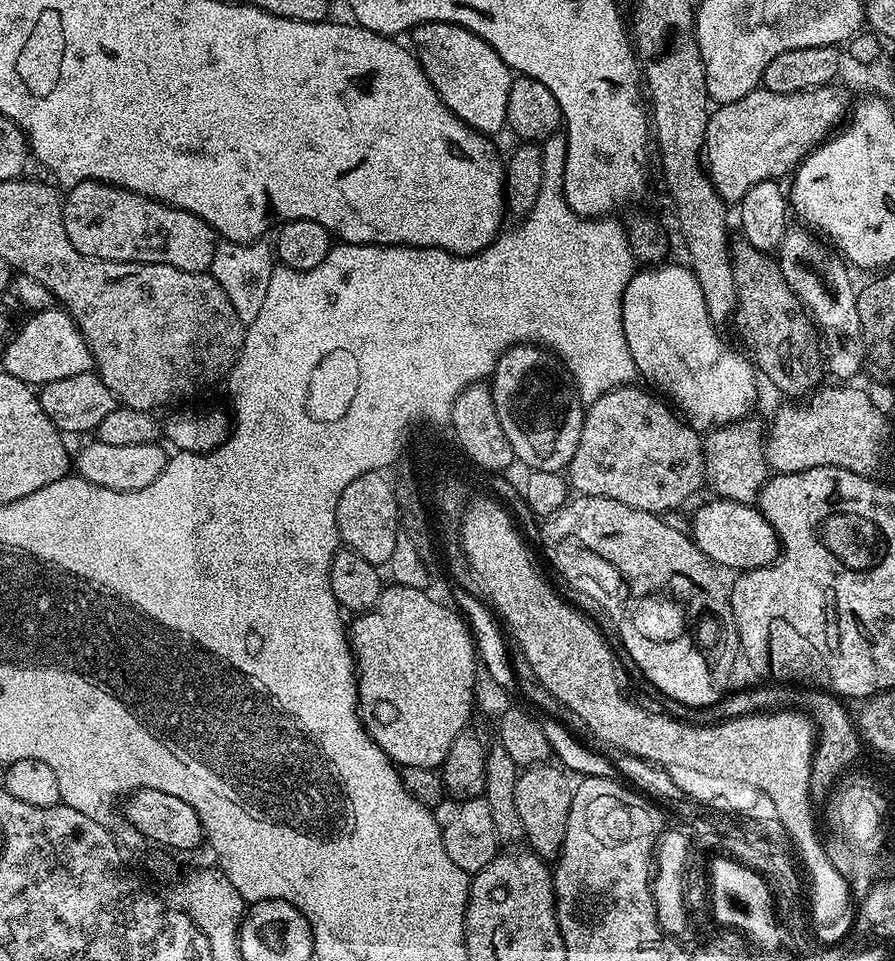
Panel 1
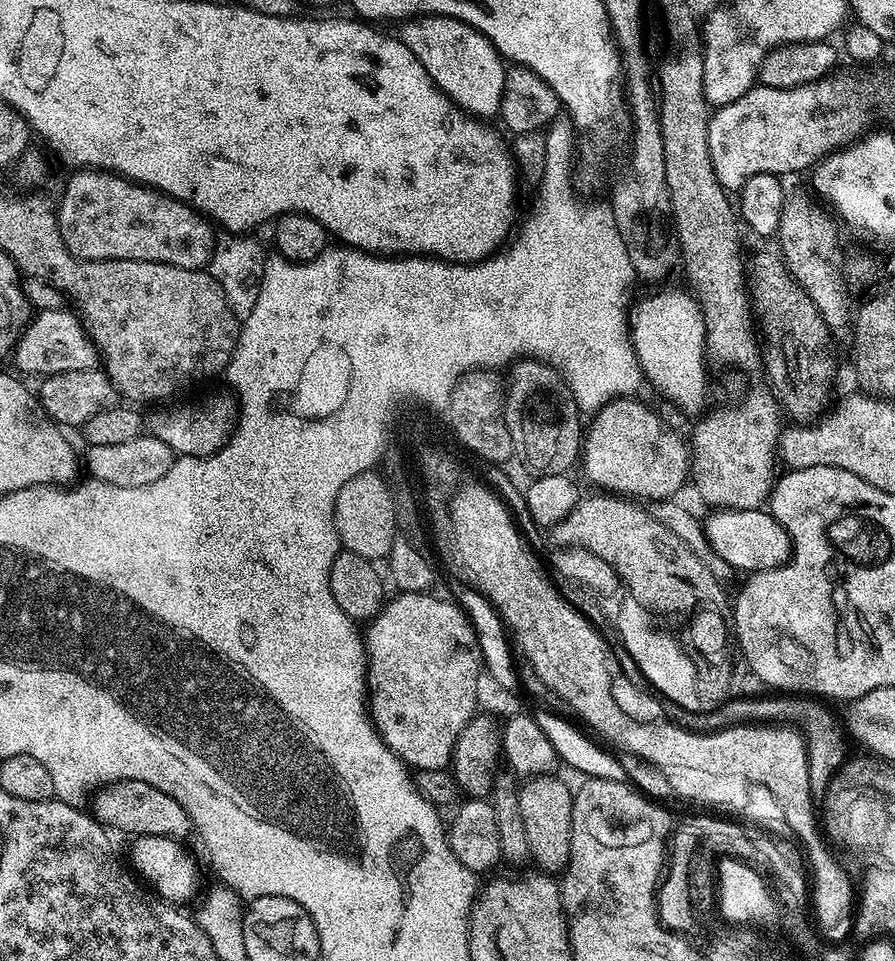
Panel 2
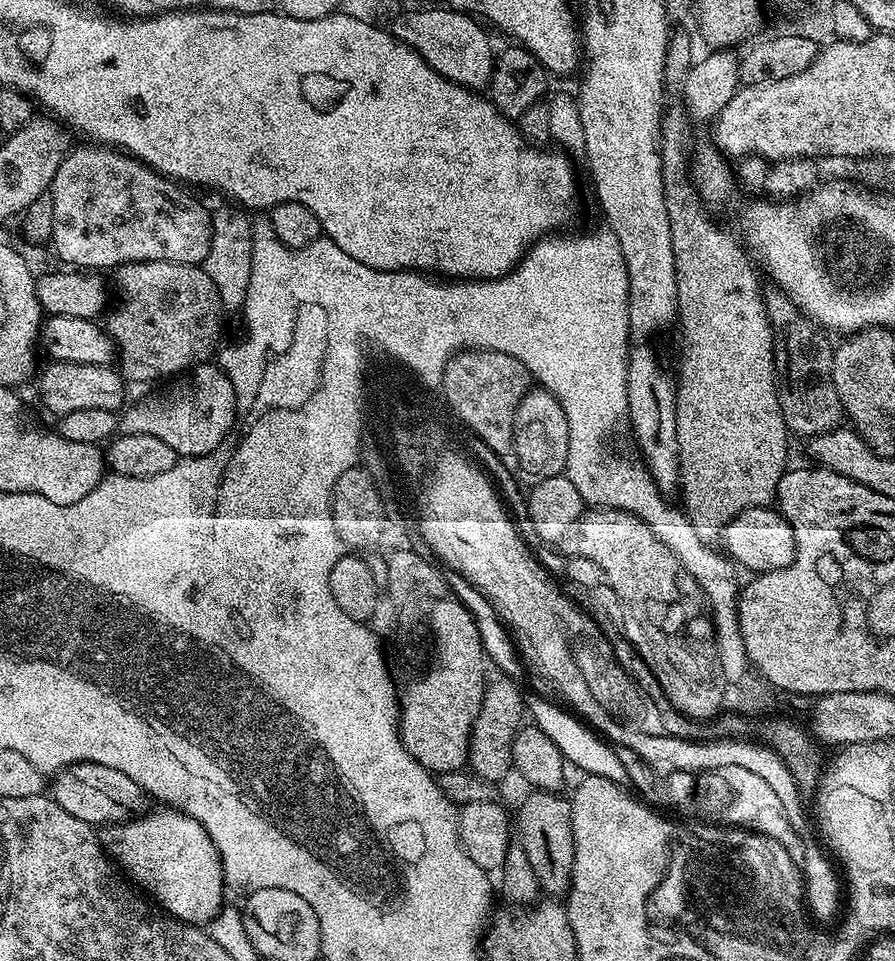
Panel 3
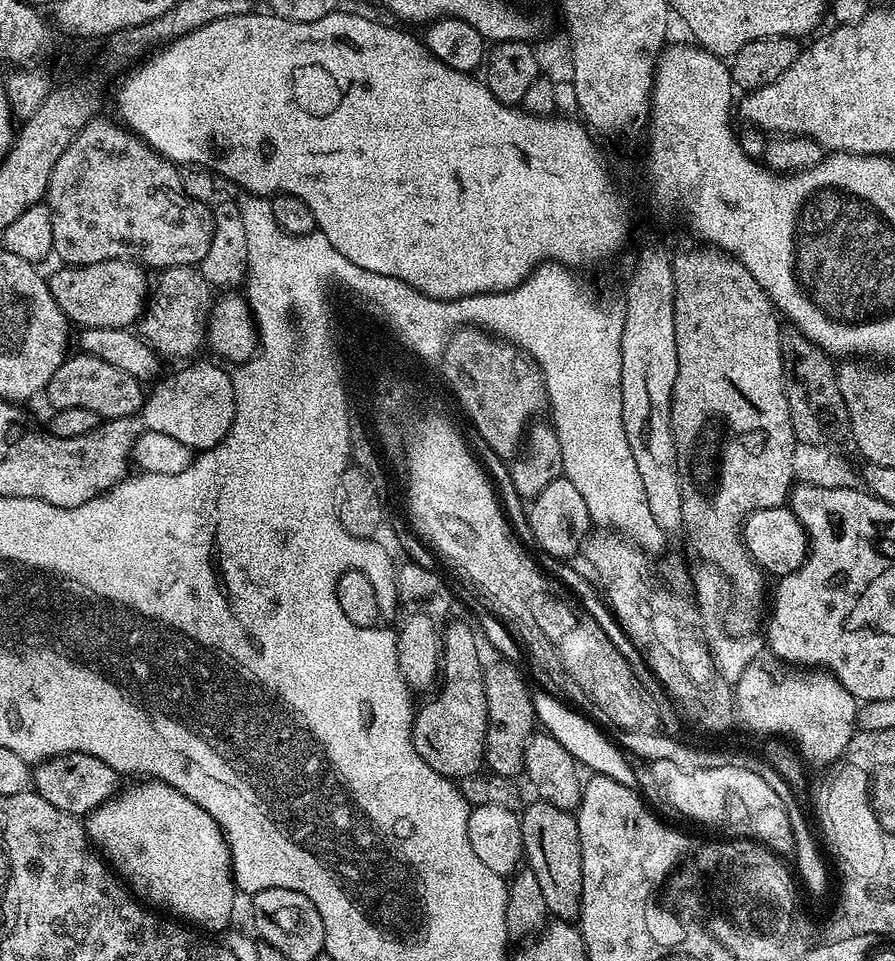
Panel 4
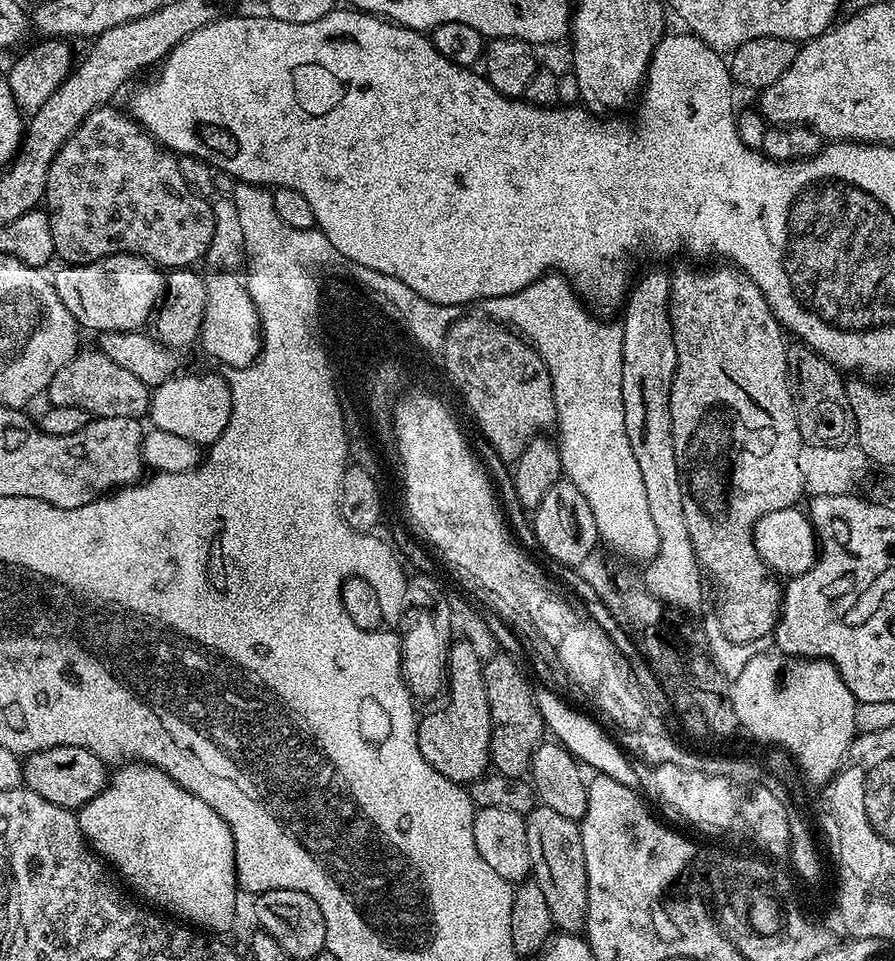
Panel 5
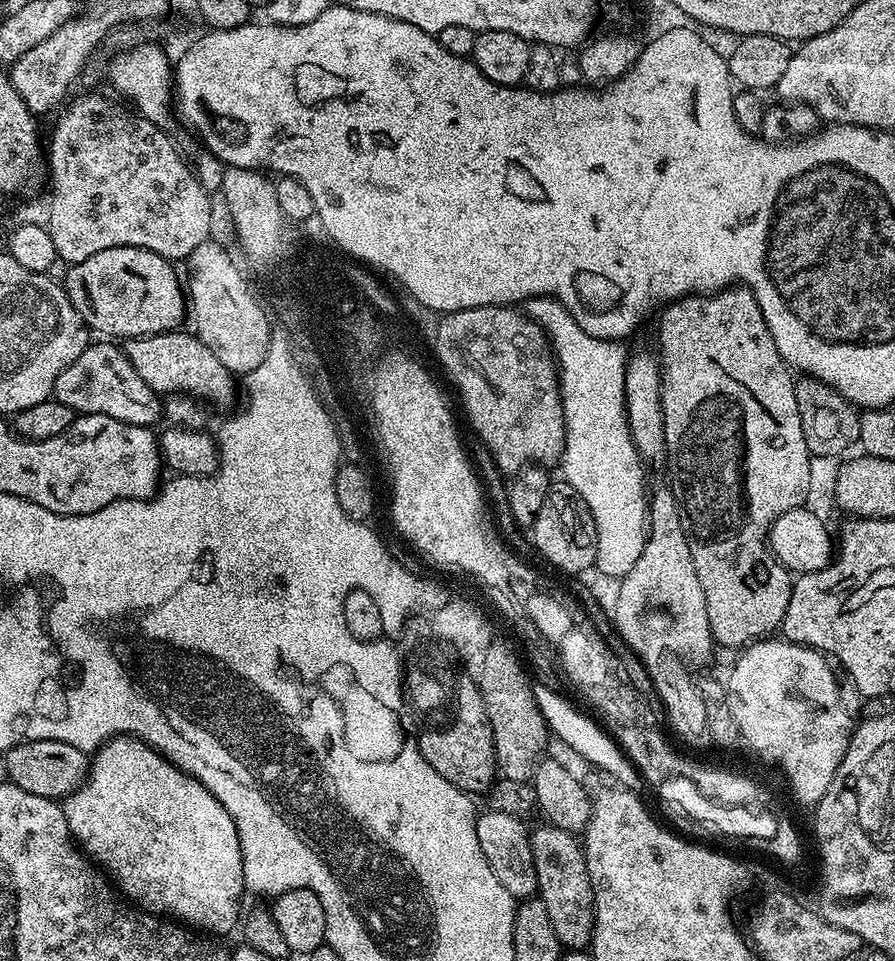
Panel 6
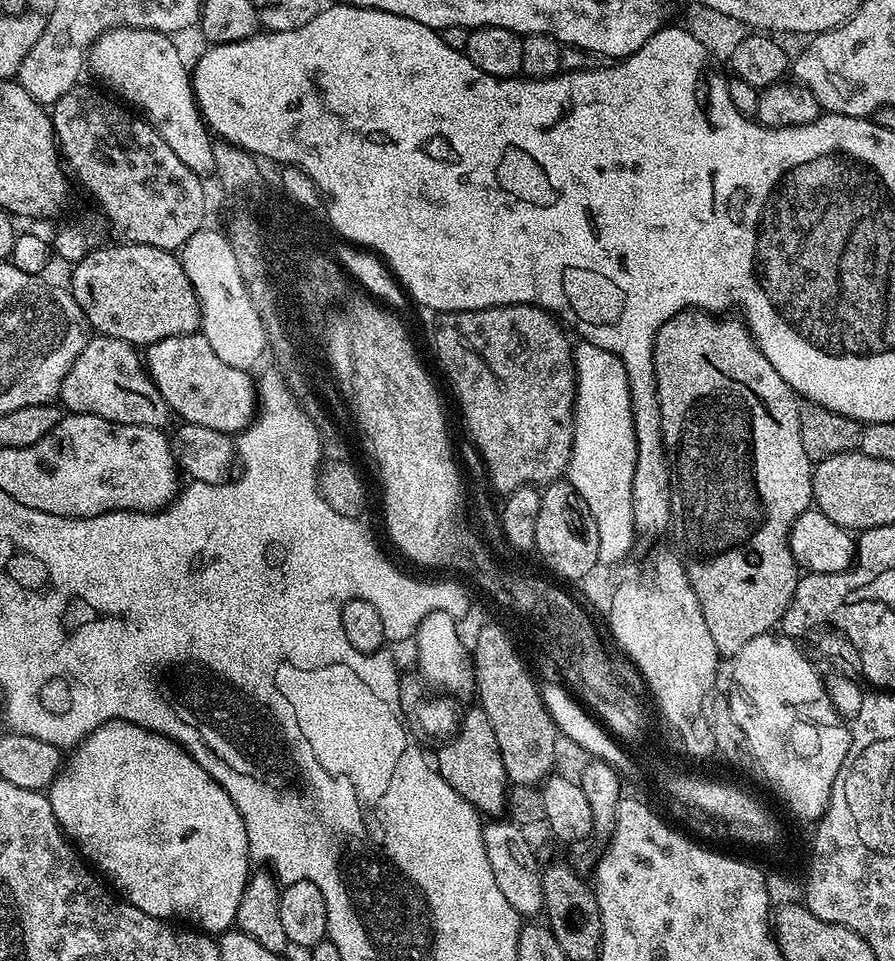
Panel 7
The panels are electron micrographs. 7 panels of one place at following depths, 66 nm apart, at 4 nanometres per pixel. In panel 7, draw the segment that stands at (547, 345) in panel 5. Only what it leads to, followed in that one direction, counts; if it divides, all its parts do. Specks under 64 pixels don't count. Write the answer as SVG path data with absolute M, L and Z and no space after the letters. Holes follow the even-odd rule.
M587 342L575 345L576 358L576 426L572 458L568 463L566 479L582 494L590 514L594 514L594 526L598 526L598 558L601 565L614 566L628 556L632 543L638 540L634 524L634 468L636 466L636 435L632 421L633 385L626 374L626 366L610 350L602 350Z

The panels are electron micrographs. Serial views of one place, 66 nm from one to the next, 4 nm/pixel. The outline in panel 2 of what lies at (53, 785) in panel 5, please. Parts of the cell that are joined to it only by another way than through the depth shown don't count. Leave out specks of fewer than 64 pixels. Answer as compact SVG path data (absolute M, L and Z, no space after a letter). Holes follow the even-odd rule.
M114 780L105 783L101 791L92 800L91 815L95 816L105 828L120 832L132 832L137 836L171 836L184 838L187 832L193 831L192 819L182 810L170 794L162 794L154 786L141 780Z

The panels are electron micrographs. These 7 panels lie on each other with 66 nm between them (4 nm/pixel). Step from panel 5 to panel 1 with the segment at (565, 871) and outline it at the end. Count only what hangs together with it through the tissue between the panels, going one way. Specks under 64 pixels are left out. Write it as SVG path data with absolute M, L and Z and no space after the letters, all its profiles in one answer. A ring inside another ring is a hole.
M545 762L525 767L517 775L514 786L514 803L518 805L518 815L522 817L524 840L527 847L545 862L555 861L564 845L574 787L573 781L568 781L569 773L563 767L551 768L550 765Z

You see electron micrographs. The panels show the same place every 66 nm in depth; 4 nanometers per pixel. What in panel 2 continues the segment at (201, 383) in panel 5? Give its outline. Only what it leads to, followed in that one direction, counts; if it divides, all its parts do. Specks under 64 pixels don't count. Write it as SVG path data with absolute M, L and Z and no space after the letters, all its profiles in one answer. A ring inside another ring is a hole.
M210 394L202 400L170 406L166 404L145 417L145 431L170 446L177 455L202 458L217 452L236 426L238 404L233 395Z

